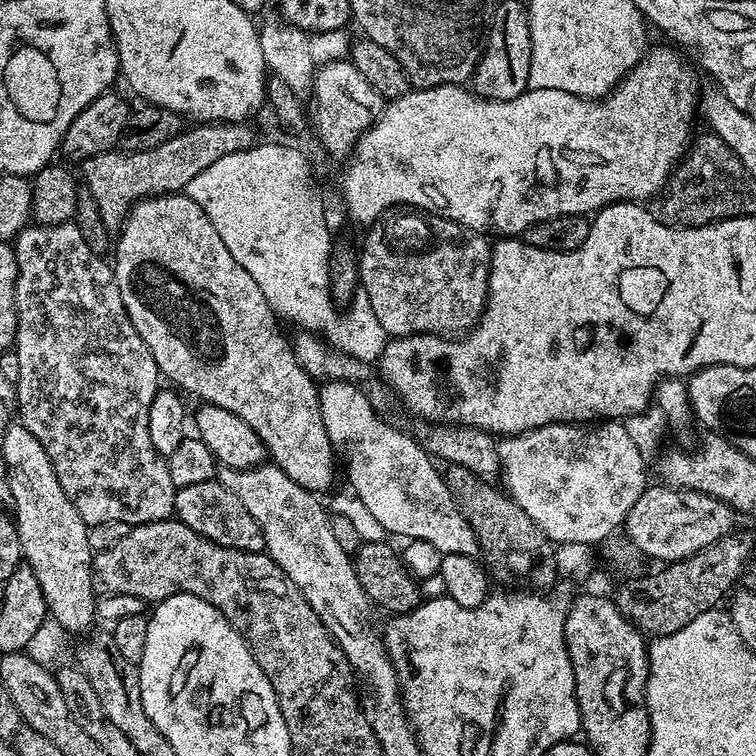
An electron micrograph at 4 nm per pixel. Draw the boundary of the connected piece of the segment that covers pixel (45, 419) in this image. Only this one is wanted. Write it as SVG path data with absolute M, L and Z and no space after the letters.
M69 222L58 226L46 226L33 223L24 229L14 241L16 249L16 342L14 351L19 359L19 373L16 386L15 403L20 404L19 423L24 425L38 442L42 442L42 450L46 450L46 458L54 466L54 474L74 510L82 518L82 522L89 526L109 521L126 522L133 526L149 524L155 520L166 520L173 515L176 507L176 487L170 482L170 470L165 457L154 448L150 440L150 404L161 383L160 368L154 362L154 354L142 342L138 330L130 322L126 314L126 306L122 302L122 294L118 290L116 274L111 263L108 264L88 245L88 240L75 228L75 223Z

